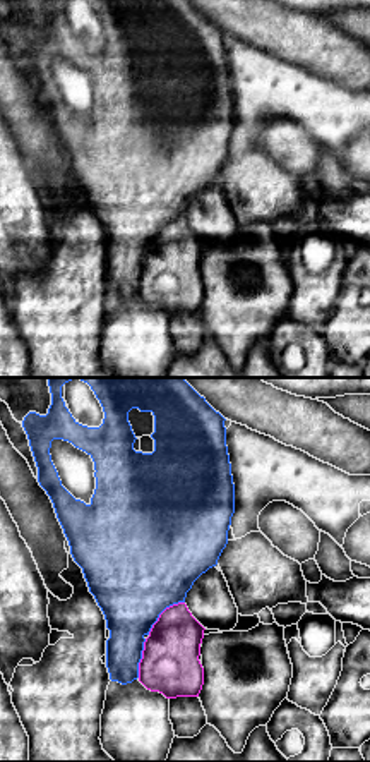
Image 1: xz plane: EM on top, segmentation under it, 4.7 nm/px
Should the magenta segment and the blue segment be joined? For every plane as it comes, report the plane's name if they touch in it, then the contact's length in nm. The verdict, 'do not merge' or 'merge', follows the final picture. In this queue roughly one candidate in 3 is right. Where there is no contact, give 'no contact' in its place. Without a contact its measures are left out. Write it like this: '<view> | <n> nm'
xz | 240 nm

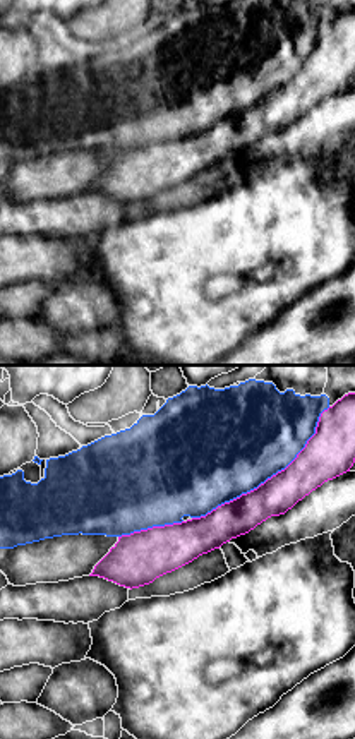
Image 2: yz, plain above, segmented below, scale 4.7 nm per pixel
yz | 850 nm

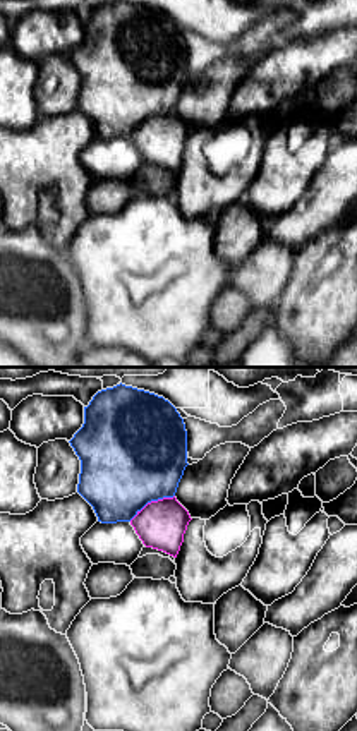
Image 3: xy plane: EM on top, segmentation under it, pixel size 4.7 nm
xy | 240 nm

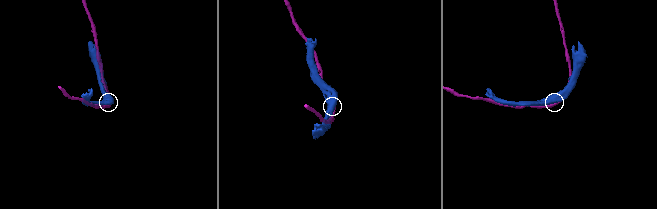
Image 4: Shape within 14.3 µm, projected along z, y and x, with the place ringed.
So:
do not merge

